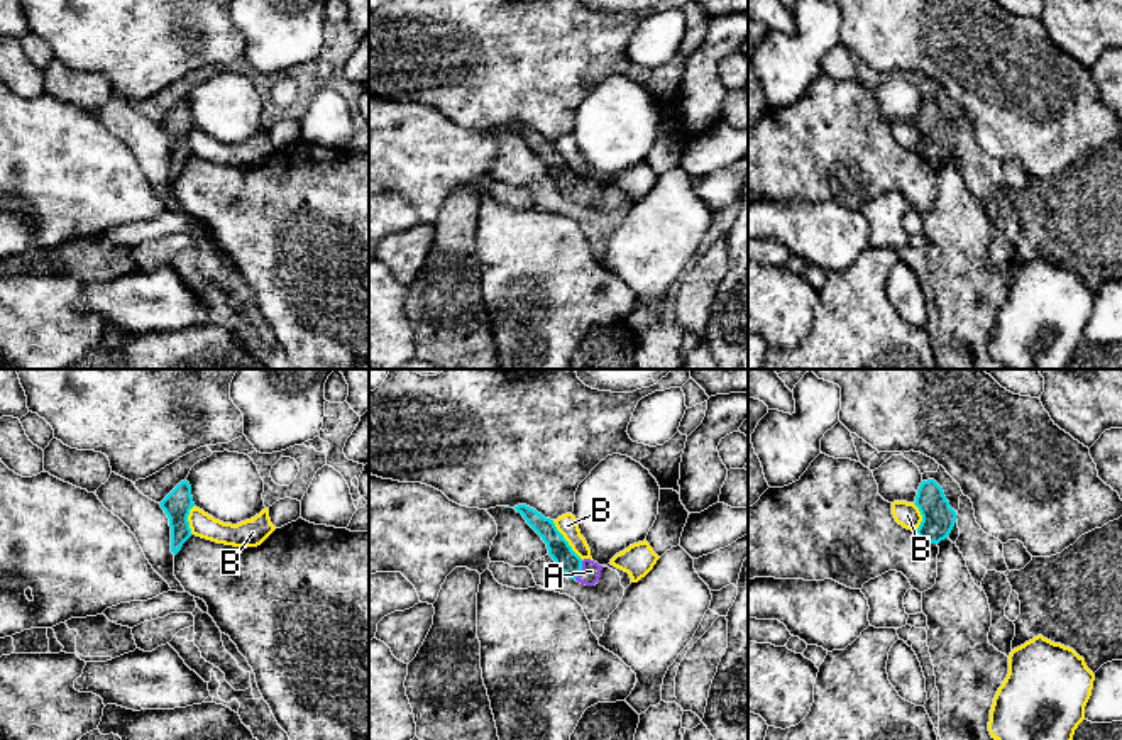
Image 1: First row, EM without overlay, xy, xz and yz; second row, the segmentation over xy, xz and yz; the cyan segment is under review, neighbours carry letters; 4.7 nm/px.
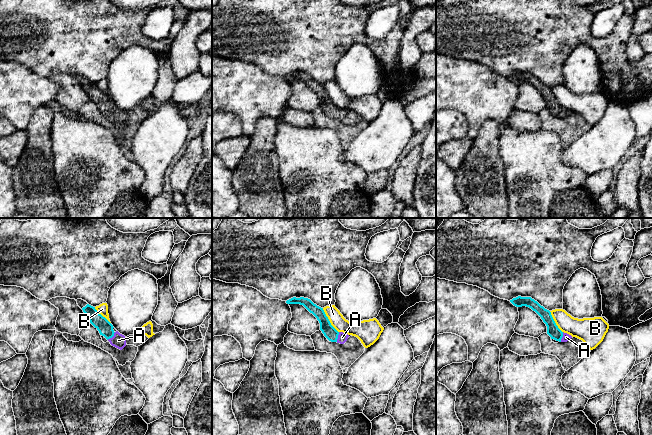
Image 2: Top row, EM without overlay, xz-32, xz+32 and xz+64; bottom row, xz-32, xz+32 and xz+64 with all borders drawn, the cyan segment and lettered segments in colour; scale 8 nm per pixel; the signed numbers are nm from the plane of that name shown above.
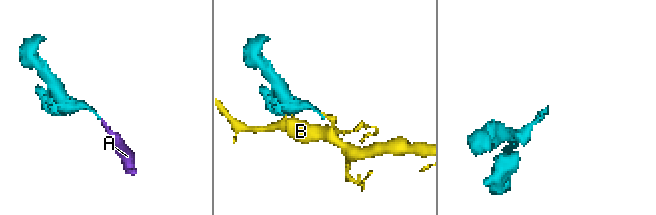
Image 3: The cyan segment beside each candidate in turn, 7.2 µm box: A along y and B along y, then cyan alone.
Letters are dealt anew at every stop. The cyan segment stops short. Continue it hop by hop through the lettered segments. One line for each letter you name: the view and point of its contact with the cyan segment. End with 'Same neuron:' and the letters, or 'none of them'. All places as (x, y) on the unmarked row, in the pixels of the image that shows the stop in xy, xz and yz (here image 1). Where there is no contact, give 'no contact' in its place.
A: xz (581, 190)
Same neuron: A

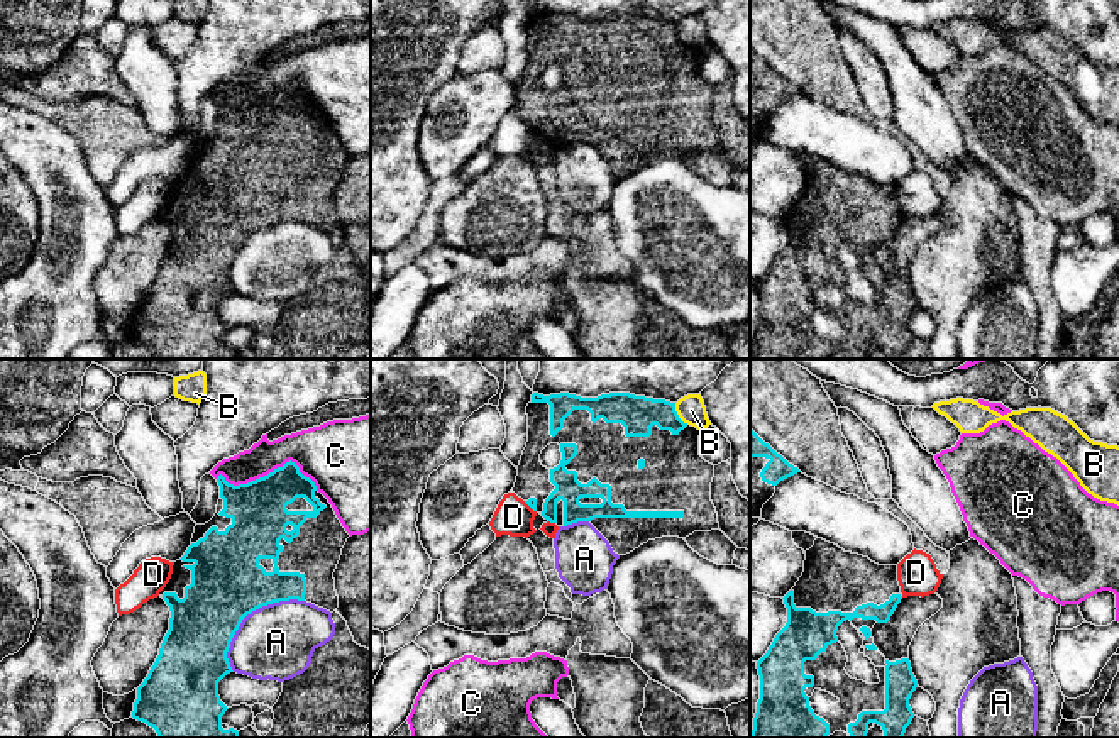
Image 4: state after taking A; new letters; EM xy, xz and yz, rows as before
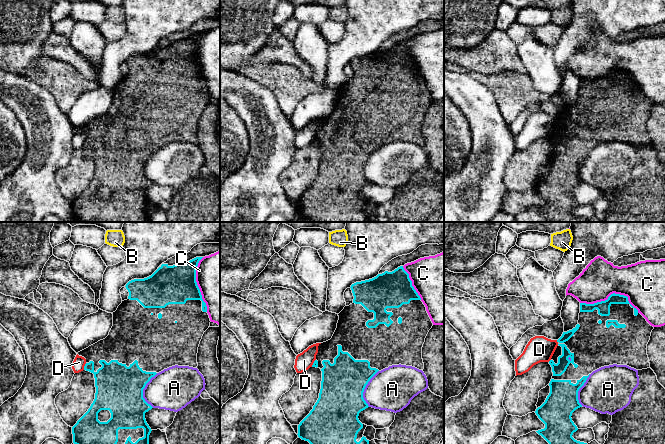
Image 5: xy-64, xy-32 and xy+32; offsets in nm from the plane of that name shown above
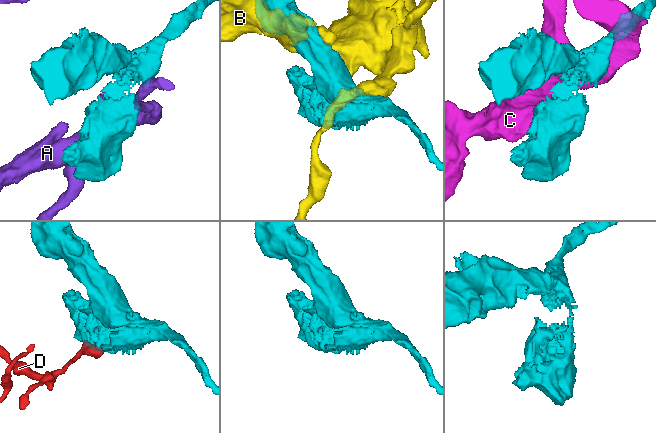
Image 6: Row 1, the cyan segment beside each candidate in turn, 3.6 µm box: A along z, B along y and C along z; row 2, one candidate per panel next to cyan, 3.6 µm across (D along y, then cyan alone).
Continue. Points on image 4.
Same neuron: none of them

